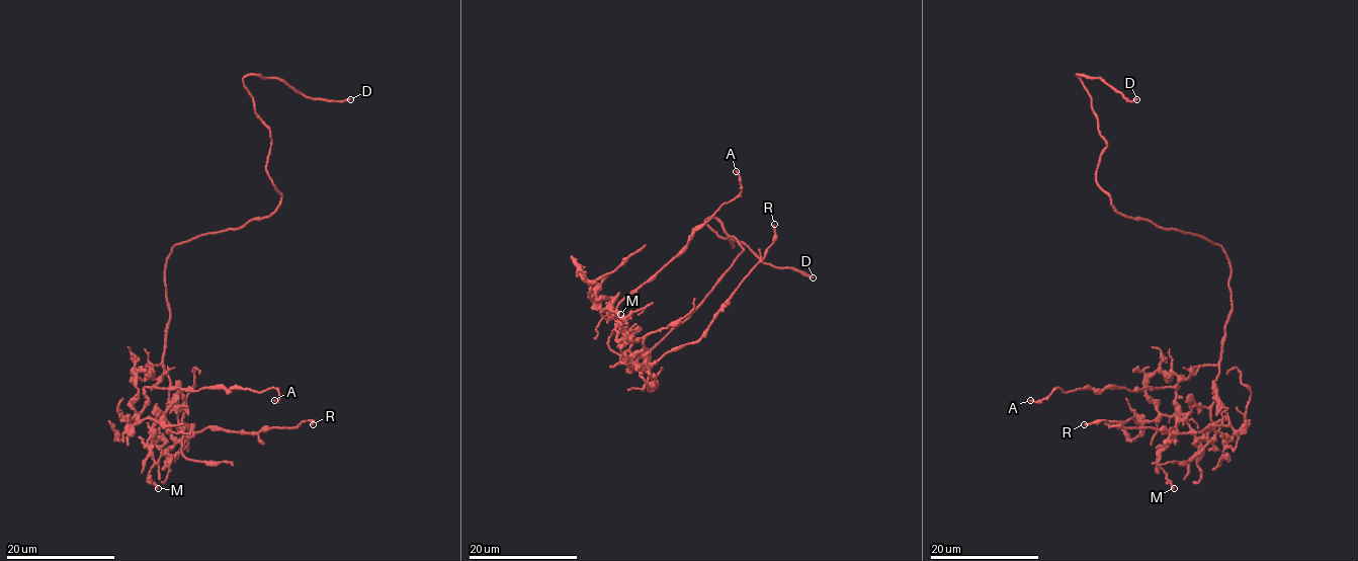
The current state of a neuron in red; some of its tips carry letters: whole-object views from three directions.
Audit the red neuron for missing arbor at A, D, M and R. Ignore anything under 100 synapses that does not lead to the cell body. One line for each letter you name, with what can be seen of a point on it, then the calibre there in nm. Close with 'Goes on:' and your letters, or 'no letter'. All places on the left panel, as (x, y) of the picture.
D: Place: (350, 99). Thickness 280 nm
Goes on: D

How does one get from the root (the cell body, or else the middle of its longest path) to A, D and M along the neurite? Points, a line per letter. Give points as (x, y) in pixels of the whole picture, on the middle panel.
A: (626, 372), (630, 369), (625, 361), (608, 343), (621, 324), (616, 307), (740, 192), (736, 171)
D: (626, 372), (743, 251), (707, 219), (763, 262), (813, 277)
M: (626, 372), (630, 355), (621, 351), (616, 330), (621, 321), (609, 312), (616, 298), (612, 309), (620, 314)

